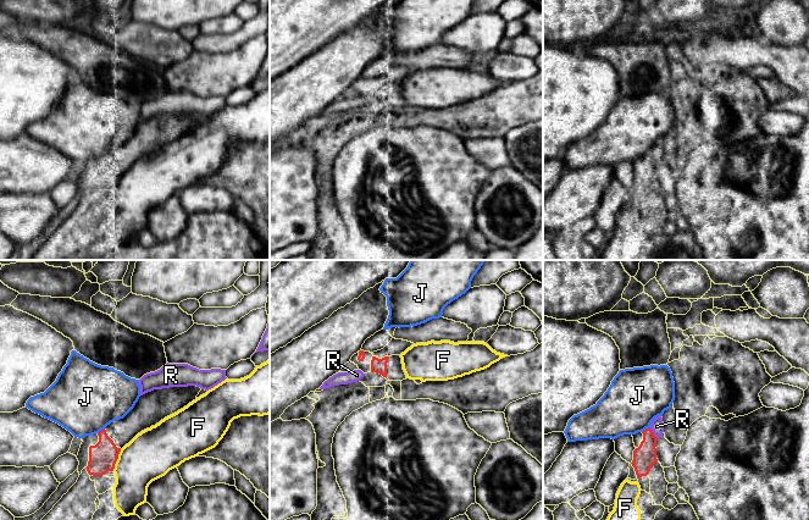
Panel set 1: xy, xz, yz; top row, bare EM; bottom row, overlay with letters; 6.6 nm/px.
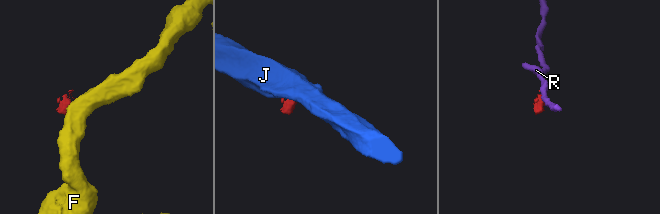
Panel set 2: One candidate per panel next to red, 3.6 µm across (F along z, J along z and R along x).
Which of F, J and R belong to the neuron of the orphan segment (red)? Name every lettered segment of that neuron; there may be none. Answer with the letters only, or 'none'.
none

